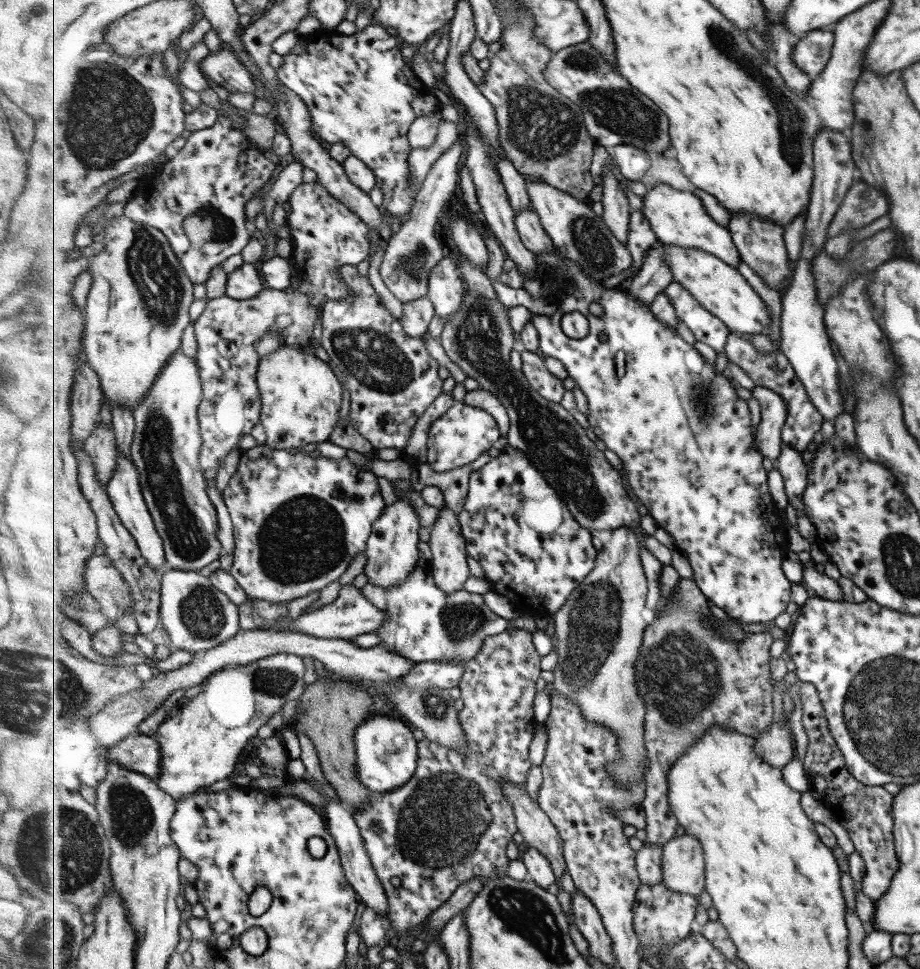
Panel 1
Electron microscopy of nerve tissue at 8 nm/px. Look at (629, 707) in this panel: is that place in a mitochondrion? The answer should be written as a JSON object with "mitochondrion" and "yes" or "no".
{"mitochondrion":"yes"}

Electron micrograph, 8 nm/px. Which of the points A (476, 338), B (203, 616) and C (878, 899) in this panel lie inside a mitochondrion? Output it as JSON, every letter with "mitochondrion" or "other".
{"A":"mitochondrion","B":"mitochondrion","C":"other"}

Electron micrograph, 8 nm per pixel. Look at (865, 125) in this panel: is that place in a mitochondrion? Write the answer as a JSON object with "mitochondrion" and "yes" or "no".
{"mitochondrion":"no"}

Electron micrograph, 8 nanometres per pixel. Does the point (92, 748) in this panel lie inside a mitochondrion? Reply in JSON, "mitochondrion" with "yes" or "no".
{"mitochondrion":"no"}

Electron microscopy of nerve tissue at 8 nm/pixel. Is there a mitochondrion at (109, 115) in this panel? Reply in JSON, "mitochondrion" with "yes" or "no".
{"mitochondrion":"yes"}

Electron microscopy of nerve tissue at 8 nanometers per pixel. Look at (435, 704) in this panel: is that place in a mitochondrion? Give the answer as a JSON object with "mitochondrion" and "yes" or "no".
{"mitochondrion":"yes"}

